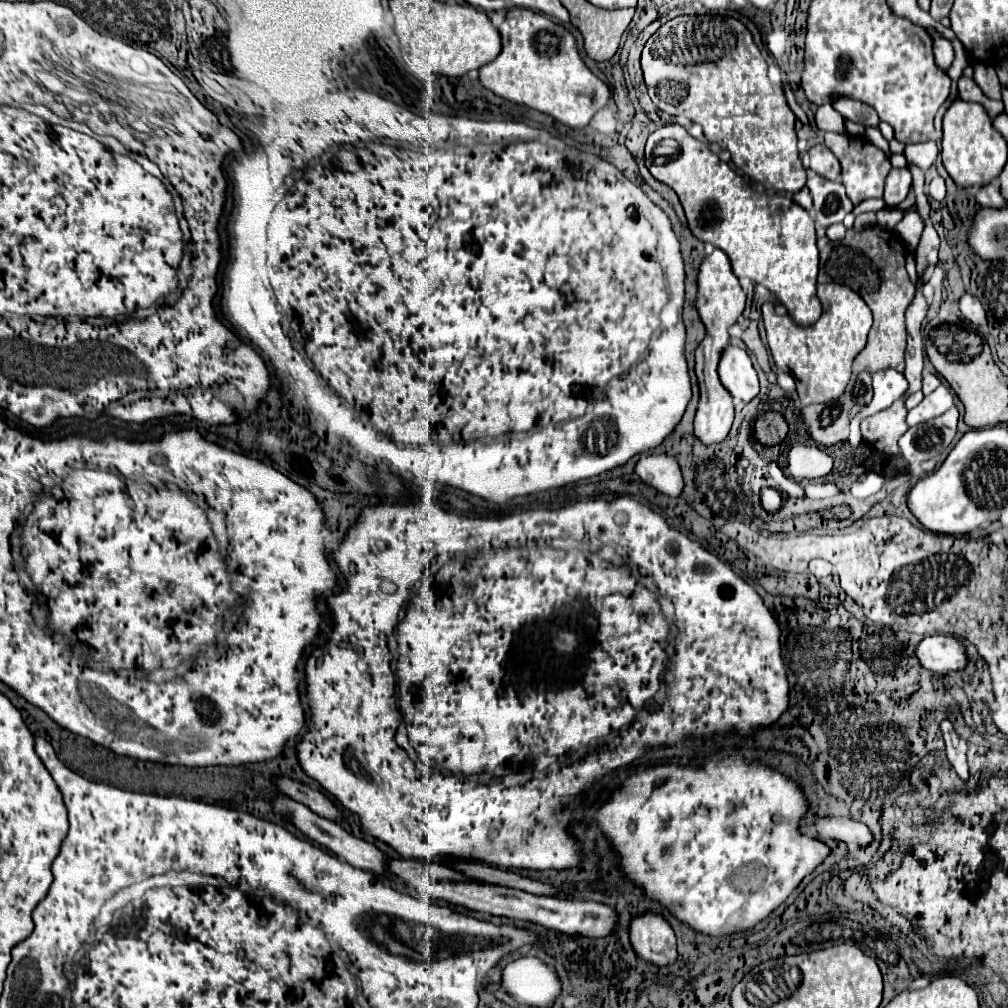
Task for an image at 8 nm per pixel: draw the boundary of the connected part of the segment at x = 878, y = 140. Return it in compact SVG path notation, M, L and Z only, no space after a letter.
M866 128L866 136L868 136L868 140L870 140L874 146L878 146L880 150L884 150L888 156L892 156L888 142L884 140L884 136L880 134L880 130L878 130L878 128Z

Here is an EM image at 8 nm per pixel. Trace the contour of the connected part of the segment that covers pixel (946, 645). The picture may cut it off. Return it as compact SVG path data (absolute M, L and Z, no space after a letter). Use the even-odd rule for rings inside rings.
M926 636L916 646L916 658L922 668L938 674L966 668L964 646L954 636Z

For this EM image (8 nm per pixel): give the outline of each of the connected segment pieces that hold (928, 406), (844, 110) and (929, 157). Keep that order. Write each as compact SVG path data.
M942 384L942 386L938 386L932 394L924 396L924 400L922 400L916 408L912 408L912 410L908 412L906 422L908 422L908 424L922 424L922 422L928 422L928 420L932 420L932 418L944 414L944 412L950 410L952 406L954 406L952 394L950 394L948 386Z
M840 98L840 100L834 102L834 108L836 108L846 120L856 122L856 124L862 124L862 126L878 126L878 122L880 122L880 120L878 120L878 114L876 114L870 106L858 102L858 100Z
M926 140L926 142L918 142L918 144L908 144L904 150L904 156L908 158L908 162L920 166L922 170L928 170L934 160L936 160L938 148L934 140Z

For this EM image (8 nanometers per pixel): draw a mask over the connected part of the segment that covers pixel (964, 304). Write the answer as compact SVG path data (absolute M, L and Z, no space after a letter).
M964 294L960 298L960 310L962 314L966 316L966 320L970 320L974 326L986 326L988 320L986 320L986 310L982 308L982 302L972 296L972 294Z

